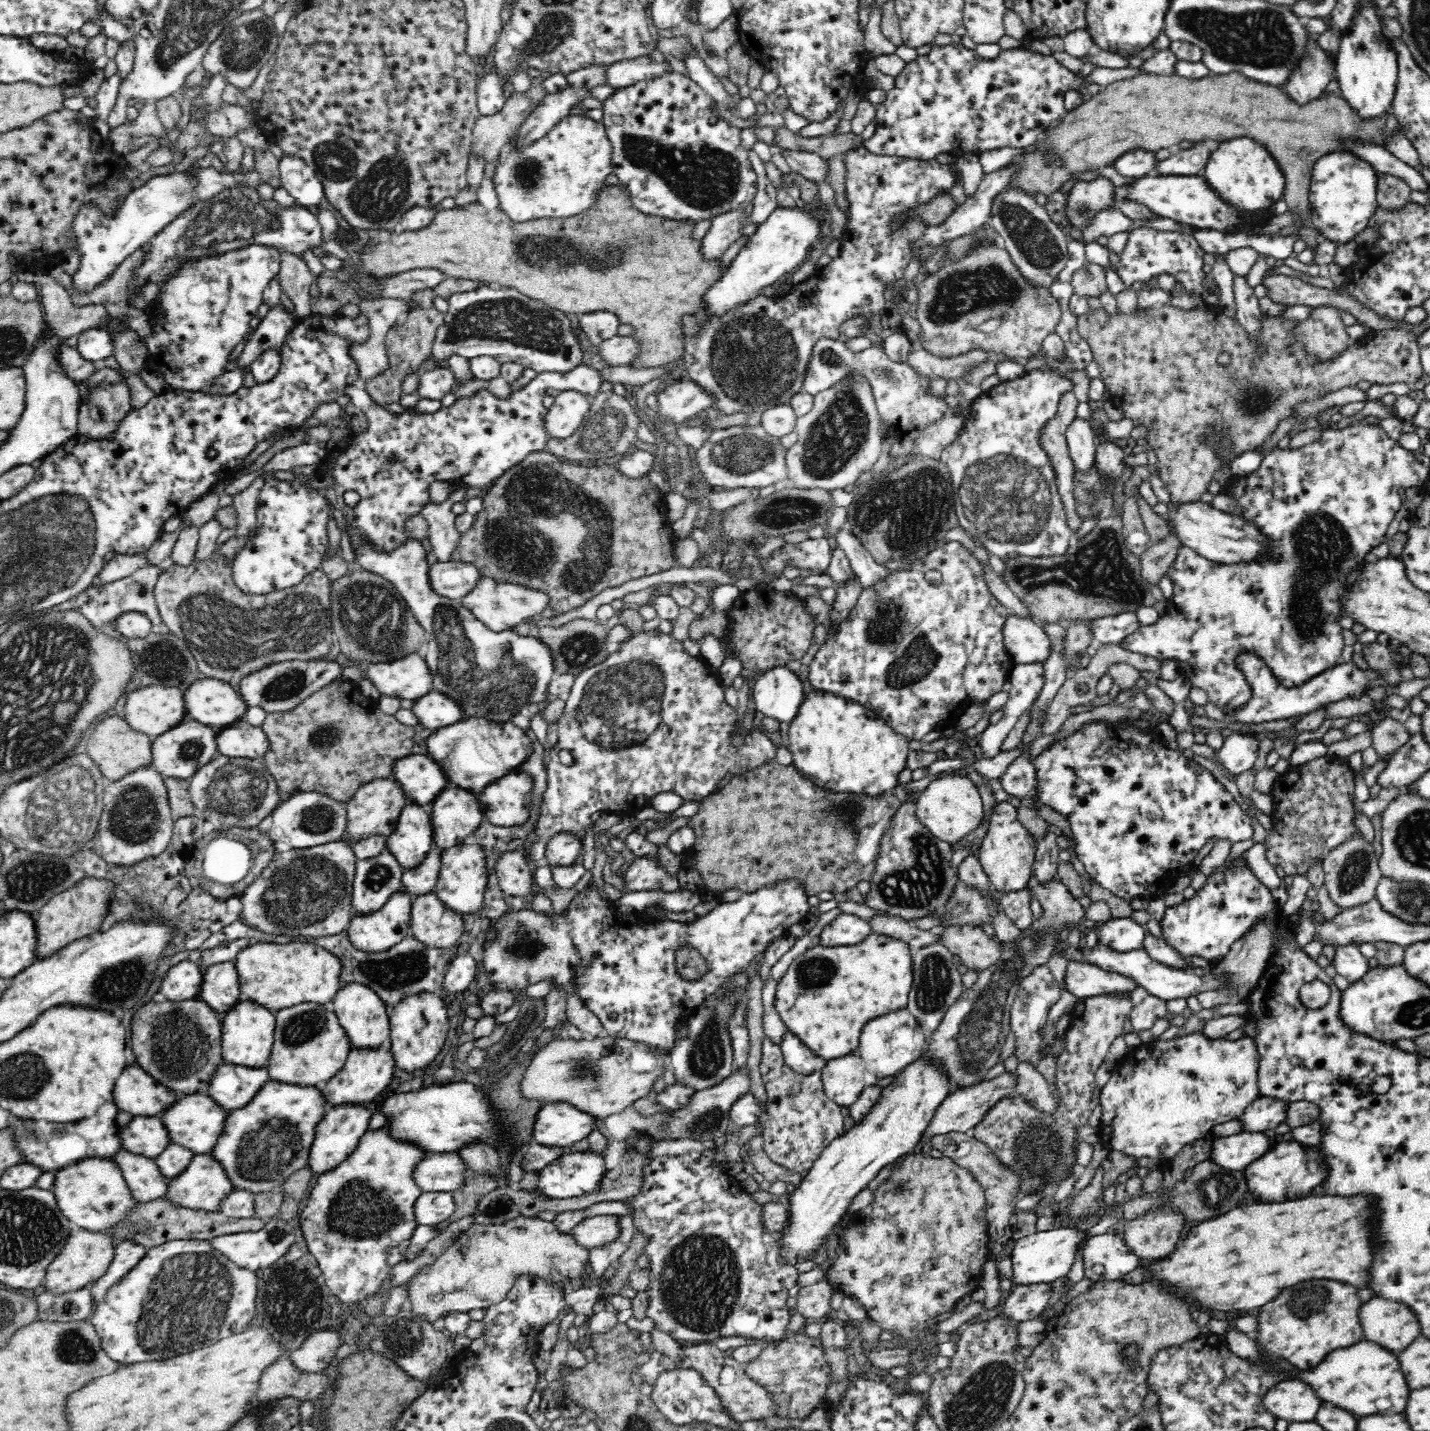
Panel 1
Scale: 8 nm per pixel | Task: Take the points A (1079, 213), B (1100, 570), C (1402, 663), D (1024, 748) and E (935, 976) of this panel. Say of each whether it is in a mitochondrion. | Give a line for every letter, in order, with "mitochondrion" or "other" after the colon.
A: mitochondrion
B: mitochondrion
C: other
D: other
E: mitochondrion

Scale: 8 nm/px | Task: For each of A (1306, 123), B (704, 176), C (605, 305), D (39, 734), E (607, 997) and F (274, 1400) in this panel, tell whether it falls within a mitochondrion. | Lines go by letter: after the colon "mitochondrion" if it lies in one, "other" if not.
A: other
B: mitochondrion
C: other
D: mitochondrion
E: other
F: other

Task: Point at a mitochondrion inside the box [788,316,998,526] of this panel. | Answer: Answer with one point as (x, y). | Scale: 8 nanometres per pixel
(834, 438)

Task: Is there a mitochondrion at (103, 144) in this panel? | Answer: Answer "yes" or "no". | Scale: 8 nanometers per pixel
no

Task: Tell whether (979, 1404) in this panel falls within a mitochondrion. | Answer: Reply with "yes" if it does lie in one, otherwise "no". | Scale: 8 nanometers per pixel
yes

